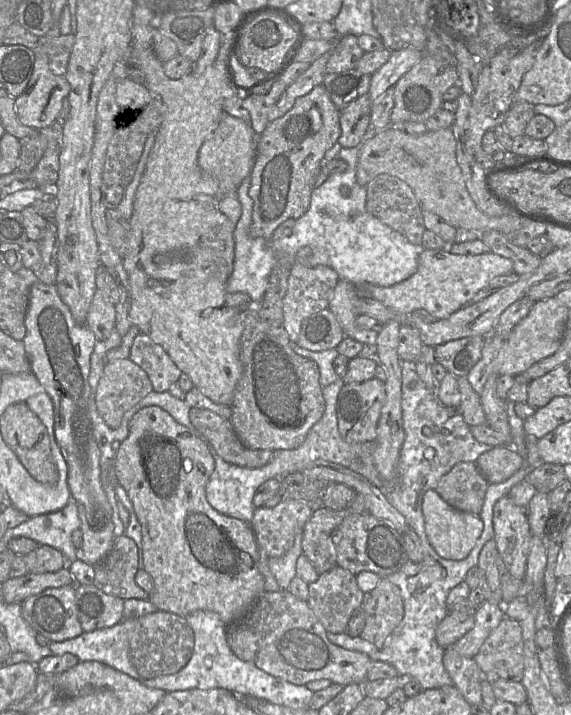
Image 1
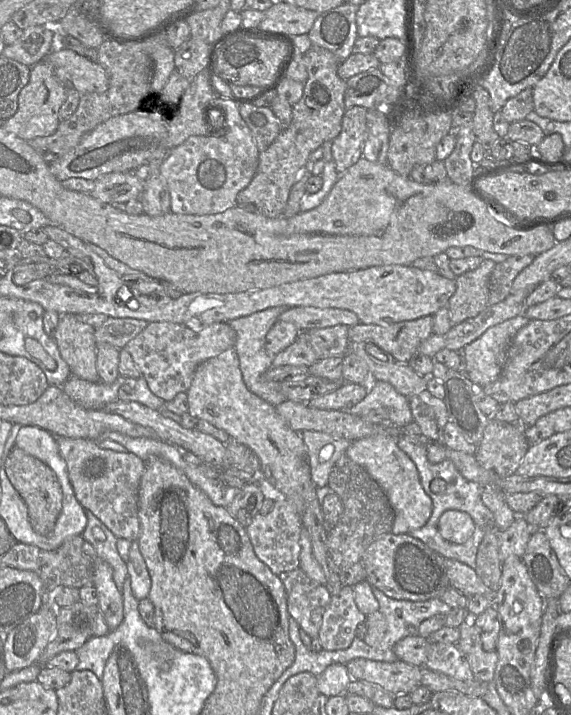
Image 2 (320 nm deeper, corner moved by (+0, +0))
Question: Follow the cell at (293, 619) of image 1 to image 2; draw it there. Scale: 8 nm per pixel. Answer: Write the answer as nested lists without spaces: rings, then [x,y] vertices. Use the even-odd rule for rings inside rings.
[[[356,658],[346,664],[354,680],[365,680],[393,694],[410,694],[421,684],[421,667],[402,660],[374,661]]]

